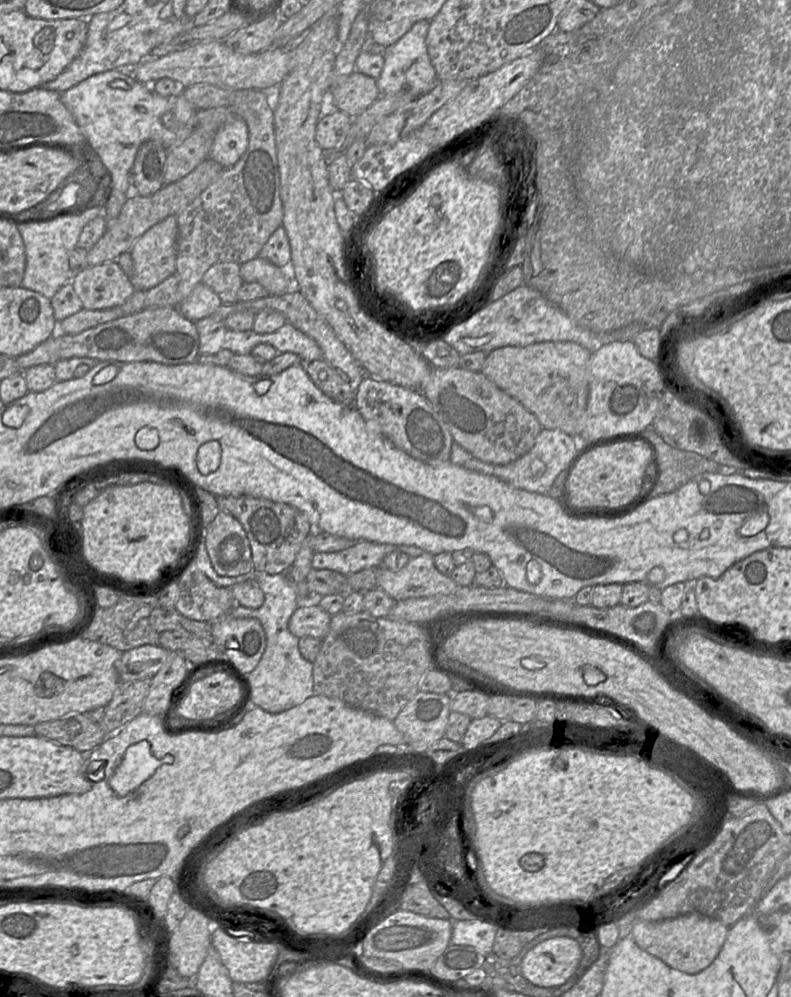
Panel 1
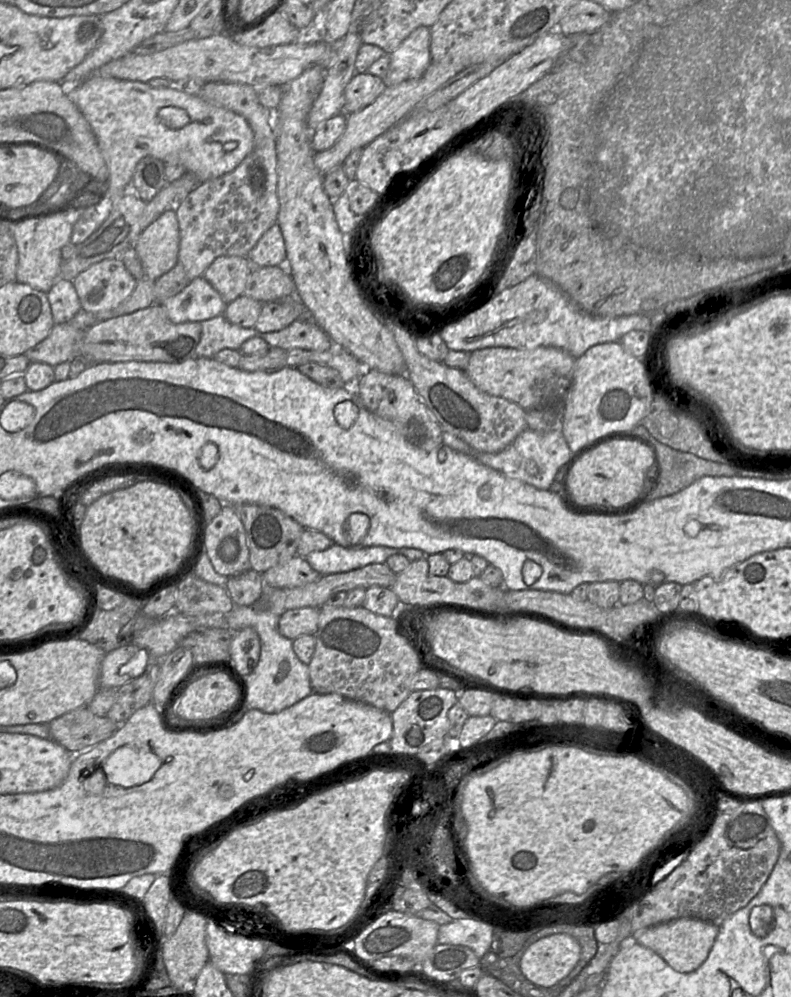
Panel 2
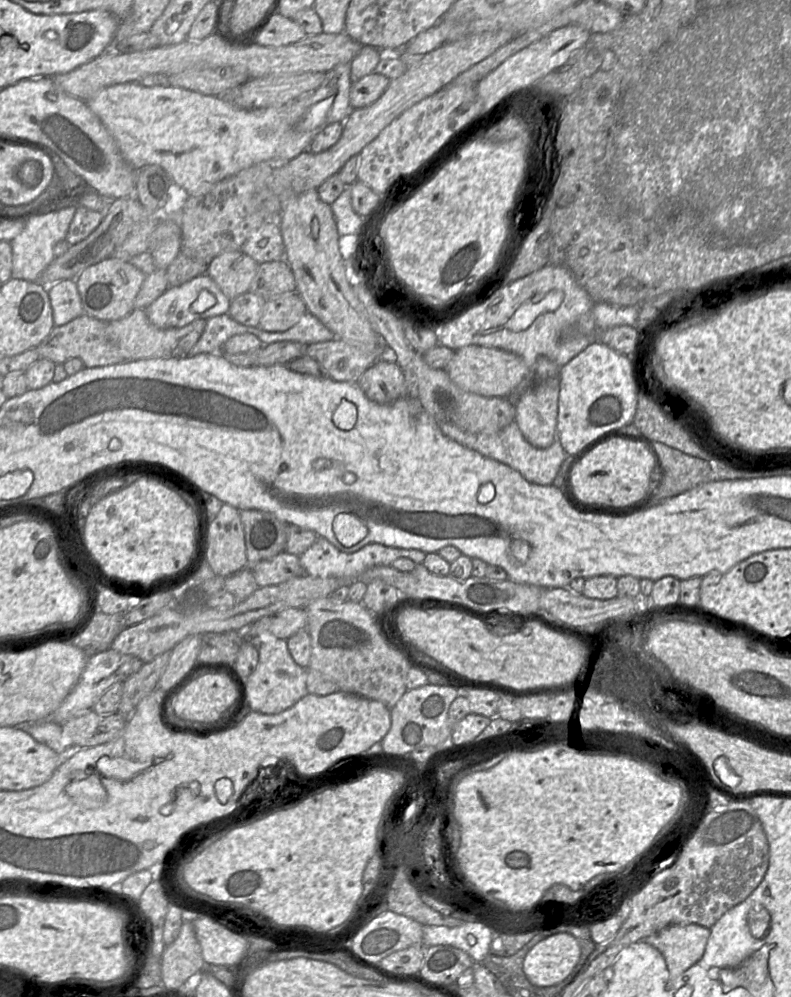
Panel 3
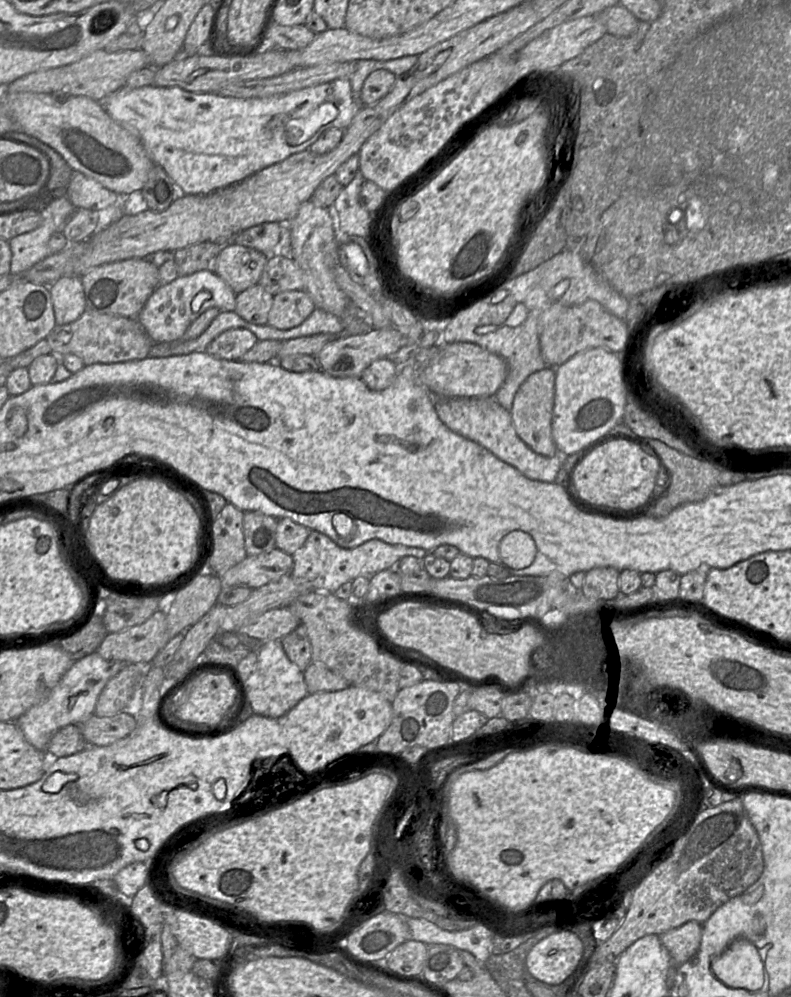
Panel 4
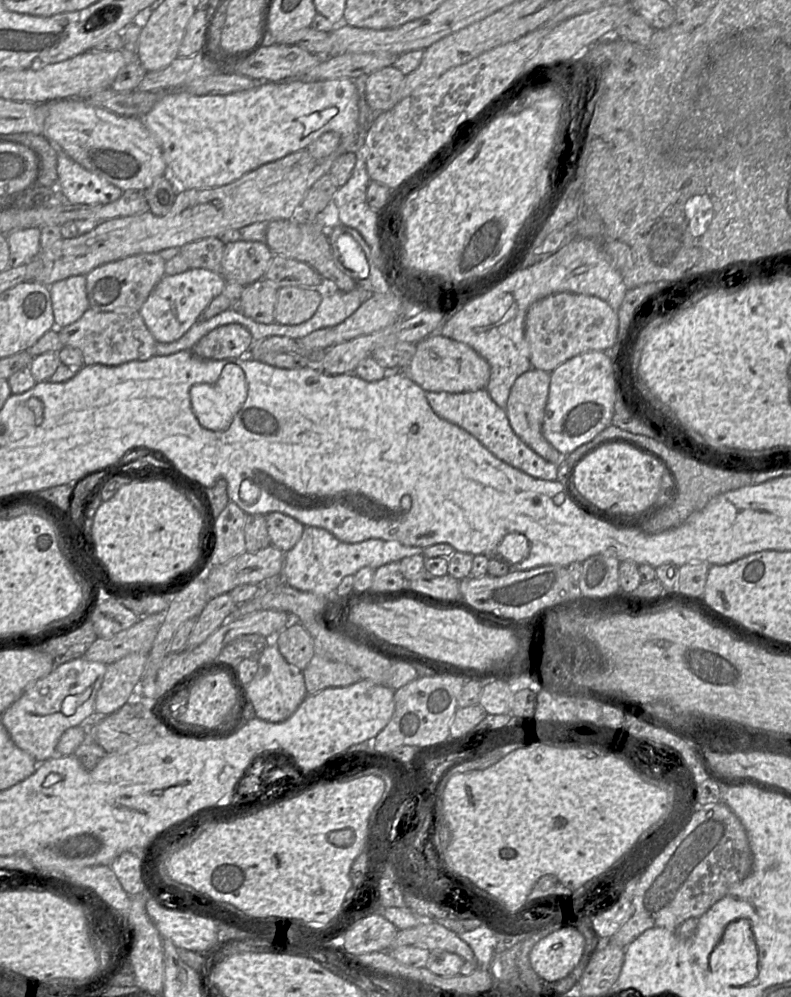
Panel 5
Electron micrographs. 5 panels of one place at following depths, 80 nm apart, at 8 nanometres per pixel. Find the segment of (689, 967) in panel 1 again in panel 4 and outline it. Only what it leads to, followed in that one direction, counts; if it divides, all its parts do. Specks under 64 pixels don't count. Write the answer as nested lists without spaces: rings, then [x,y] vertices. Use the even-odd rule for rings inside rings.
[[[688,921],[678,928],[659,935],[662,944],[672,958],[668,976],[675,980],[675,970],[696,955],[702,939],[702,924]]]

